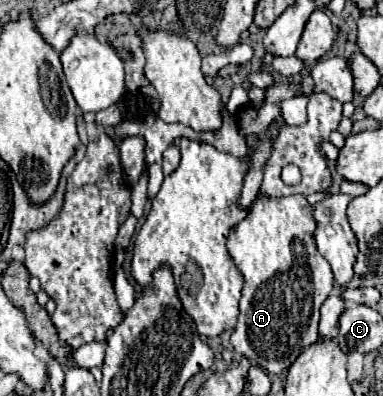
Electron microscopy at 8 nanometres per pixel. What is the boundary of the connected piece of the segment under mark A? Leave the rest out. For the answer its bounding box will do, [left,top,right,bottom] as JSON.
[228,193,334,373]

